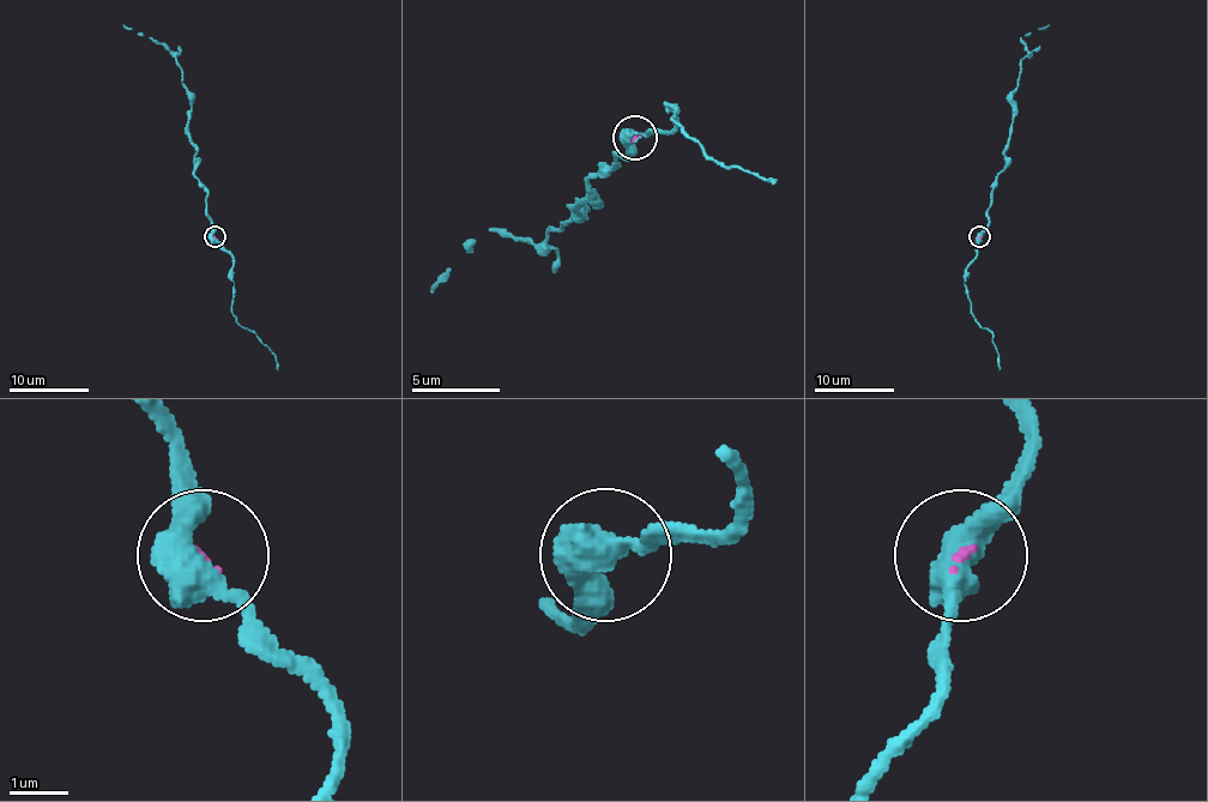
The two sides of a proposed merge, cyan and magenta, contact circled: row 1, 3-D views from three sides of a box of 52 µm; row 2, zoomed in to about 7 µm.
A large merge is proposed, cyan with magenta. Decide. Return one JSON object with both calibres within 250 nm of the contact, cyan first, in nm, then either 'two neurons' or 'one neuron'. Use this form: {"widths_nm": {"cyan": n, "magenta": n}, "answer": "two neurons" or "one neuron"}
{"widths_nm": {"cyan": 550, "magenta": 80}, "answer": "two neurons"}

